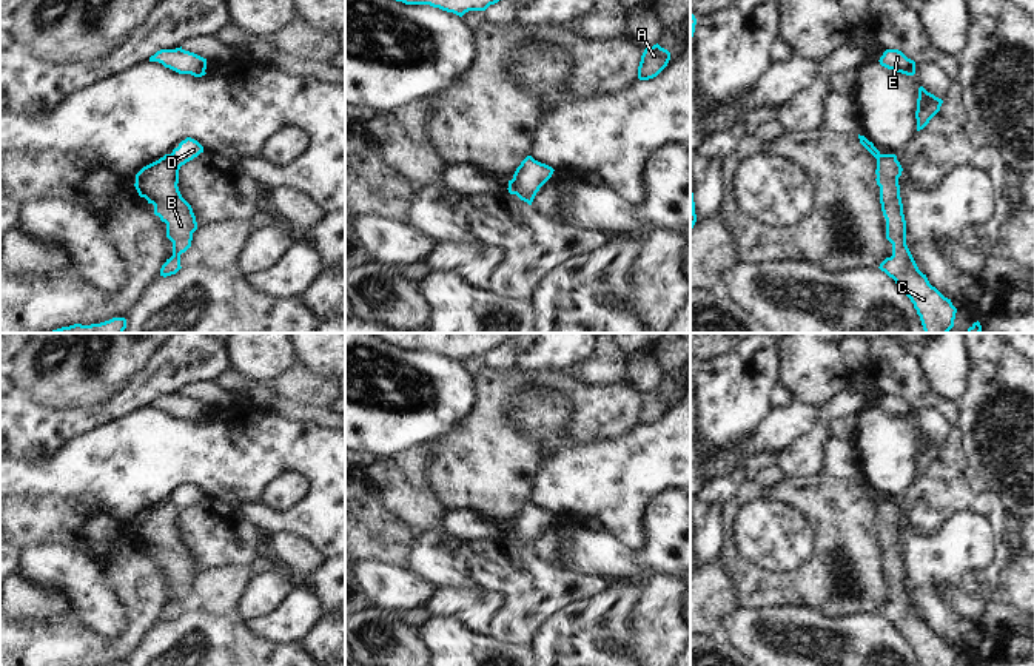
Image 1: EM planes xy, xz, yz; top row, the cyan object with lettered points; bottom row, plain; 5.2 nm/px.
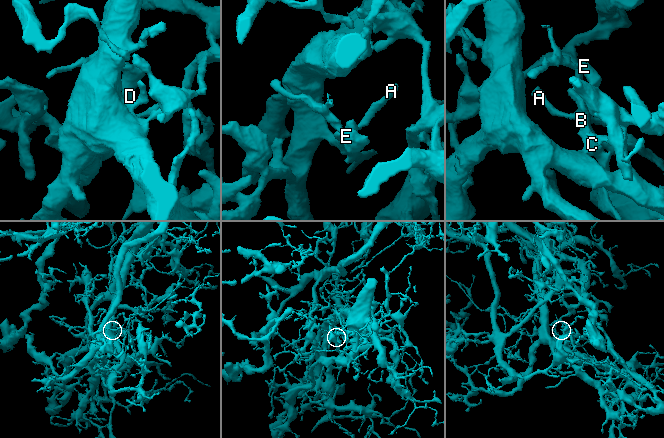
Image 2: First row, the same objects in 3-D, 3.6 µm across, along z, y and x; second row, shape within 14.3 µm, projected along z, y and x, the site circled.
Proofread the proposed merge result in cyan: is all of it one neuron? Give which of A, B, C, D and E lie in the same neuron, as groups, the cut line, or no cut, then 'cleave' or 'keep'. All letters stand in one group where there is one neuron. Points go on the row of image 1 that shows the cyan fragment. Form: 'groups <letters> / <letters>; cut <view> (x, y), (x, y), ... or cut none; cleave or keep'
groups A B C / D E; cut yz (896, 156), (883, 156), (877, 161); cleave

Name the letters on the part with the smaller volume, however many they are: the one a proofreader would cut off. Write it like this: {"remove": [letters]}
{"remove": ["D", "E"]}

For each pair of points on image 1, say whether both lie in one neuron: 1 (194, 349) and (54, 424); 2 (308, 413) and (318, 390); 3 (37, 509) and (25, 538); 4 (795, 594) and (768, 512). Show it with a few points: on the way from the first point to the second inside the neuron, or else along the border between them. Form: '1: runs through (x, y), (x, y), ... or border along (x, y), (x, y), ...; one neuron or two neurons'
1: runs through (159, 376), (130, 400), (102, 415), (90, 418); one neuron
2: border along (279, 395), (325, 407); two neurons
3: runs through (33, 517), (25, 524), (25, 531); one neuron
4: border along (814, 544), (808, 558), (782, 572), (752, 563); two neurons

